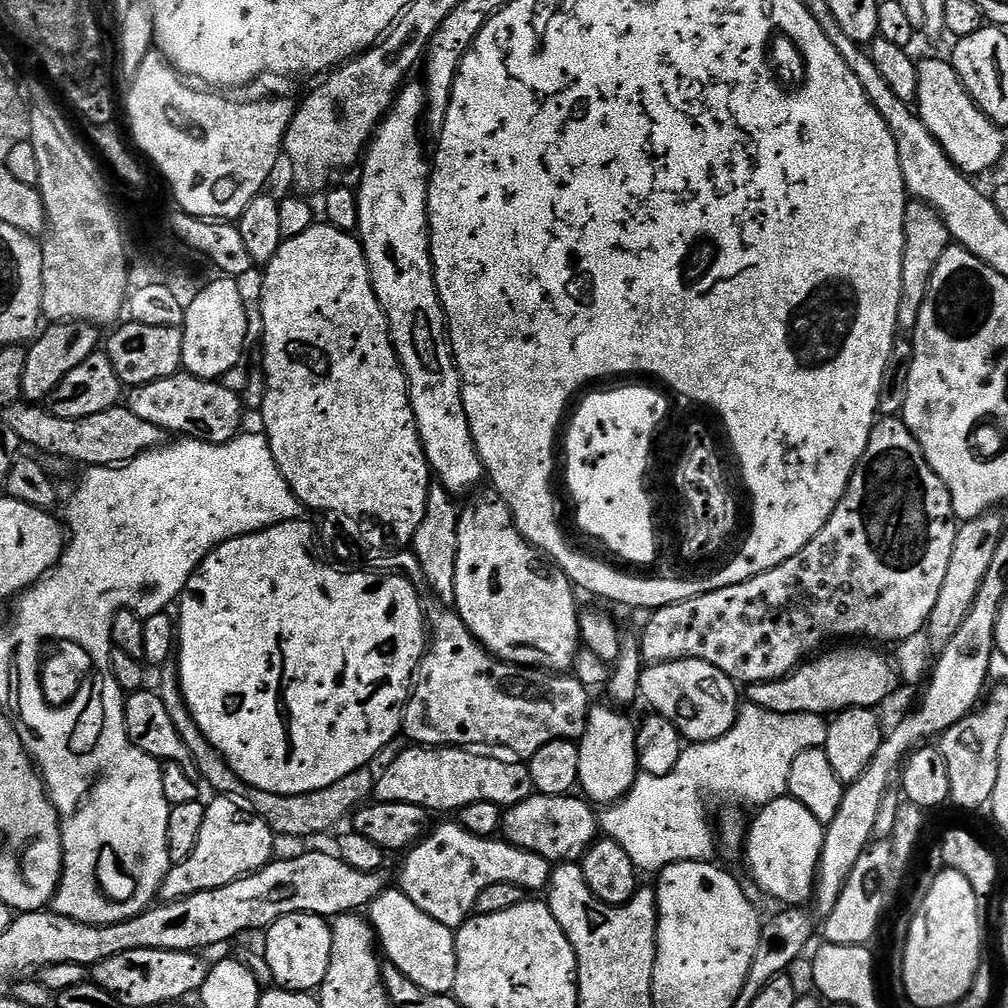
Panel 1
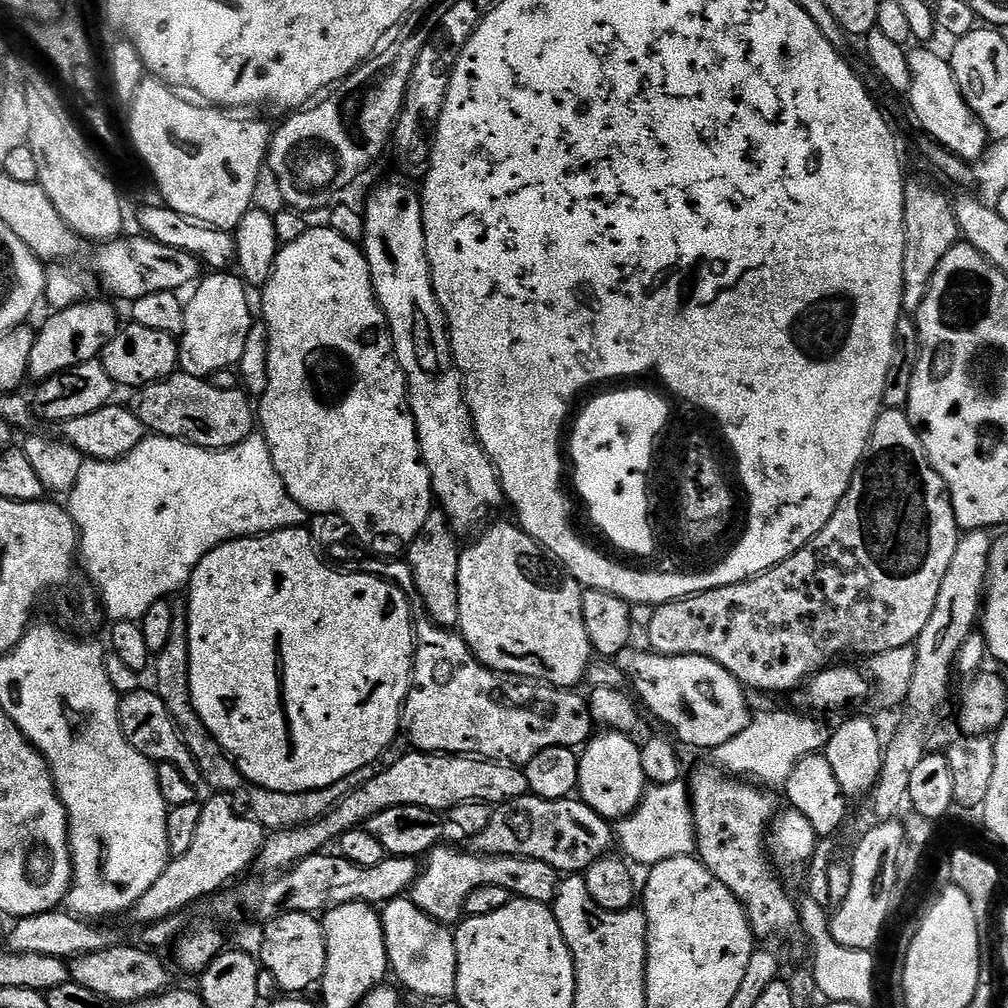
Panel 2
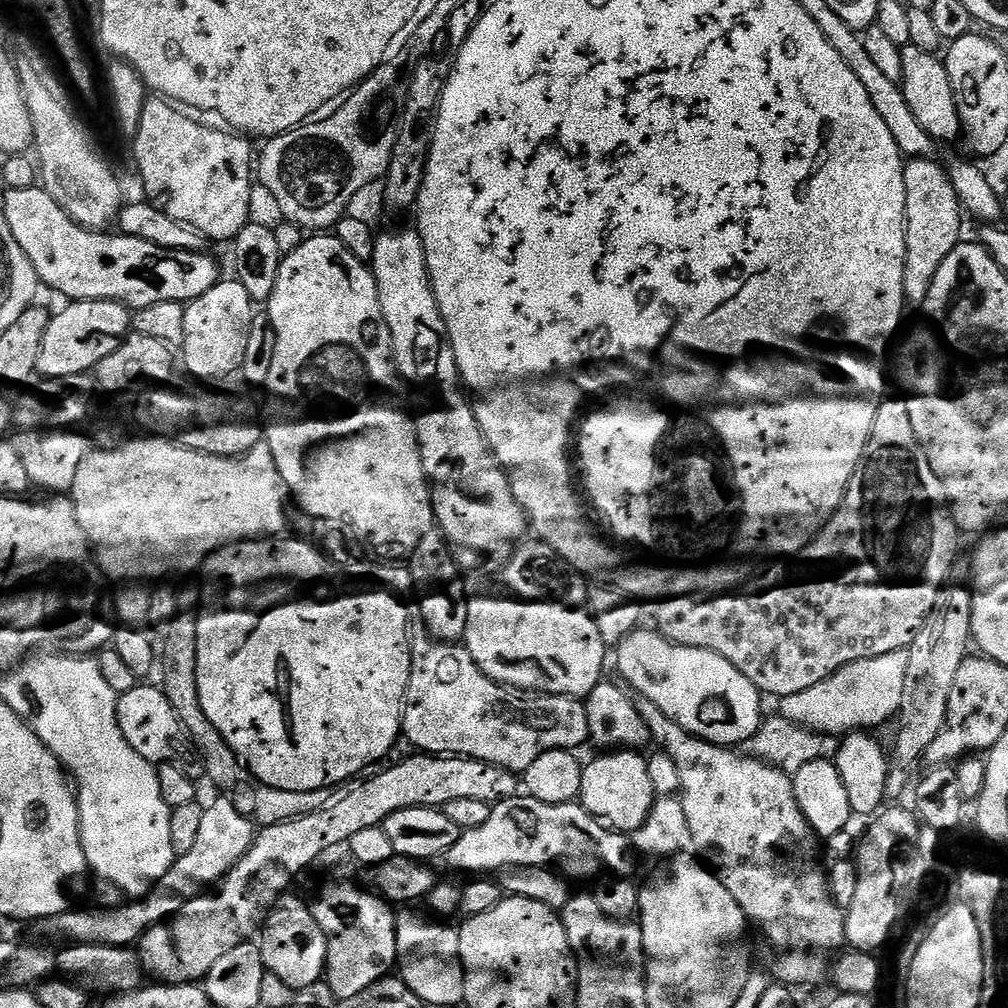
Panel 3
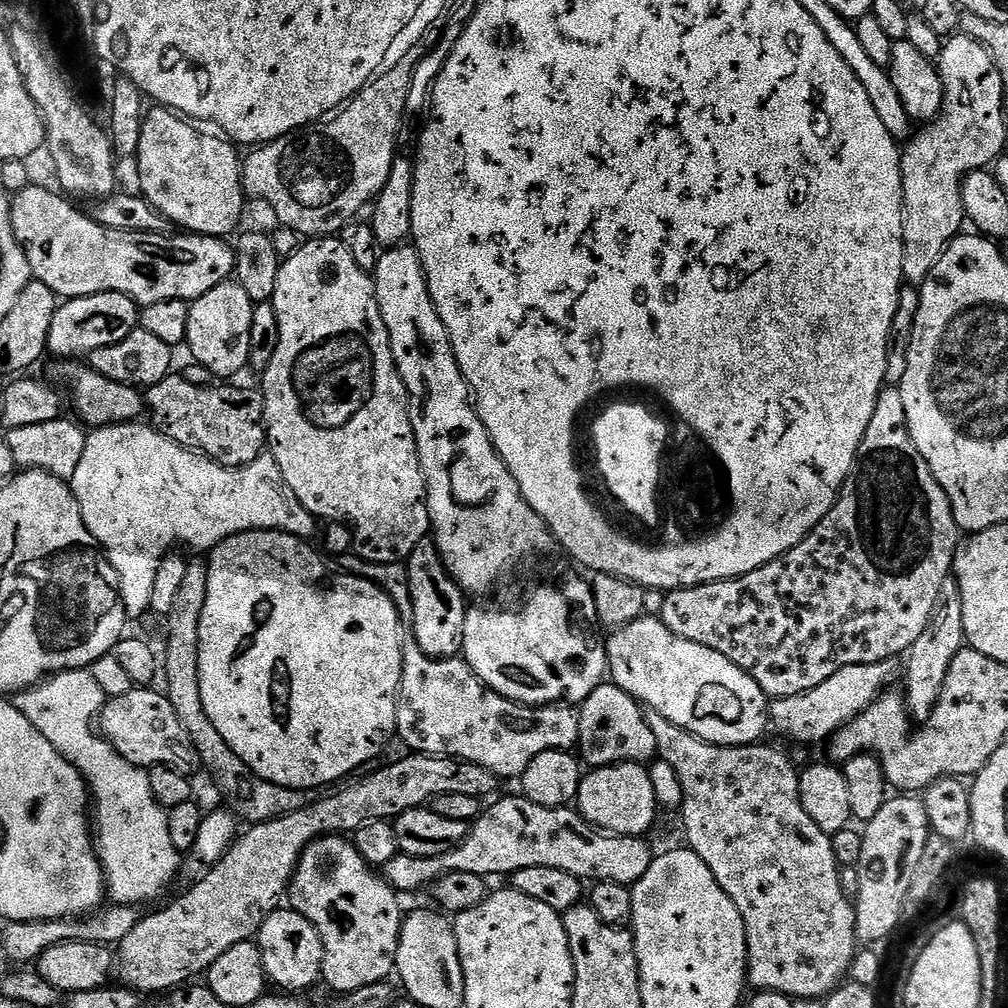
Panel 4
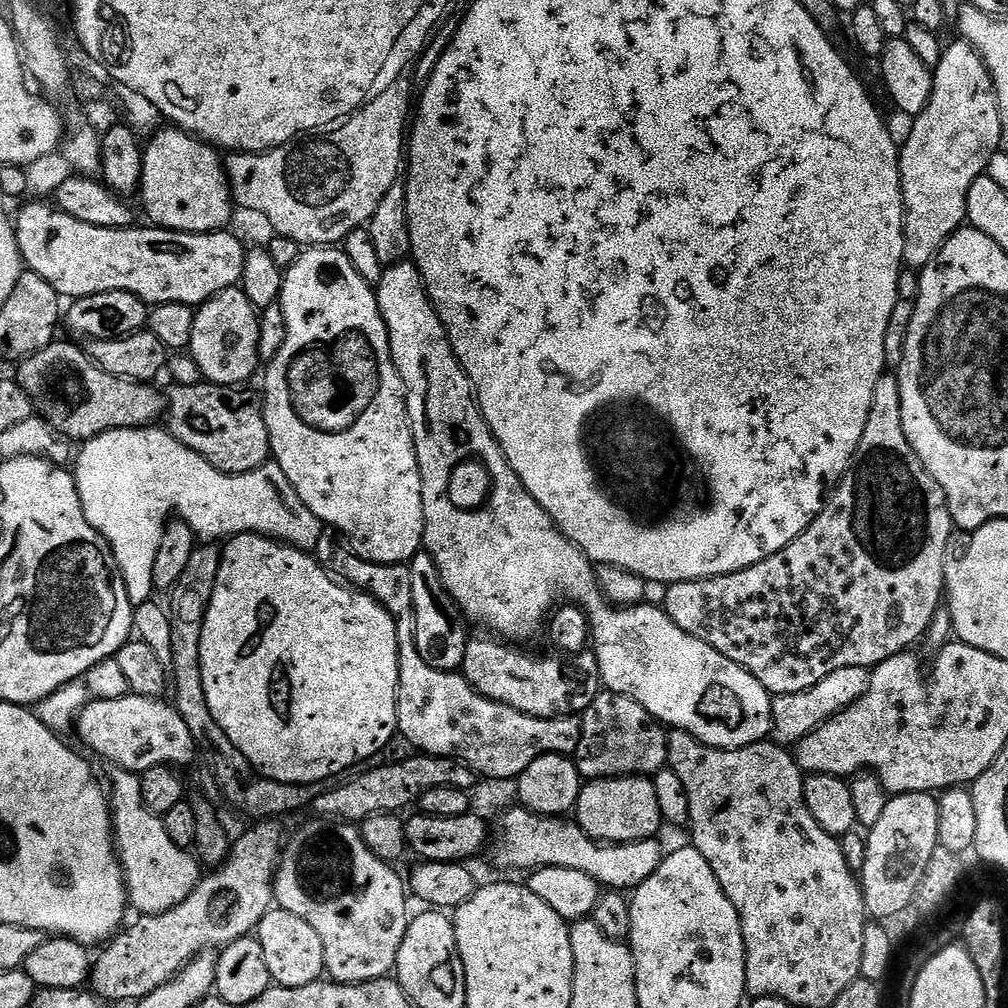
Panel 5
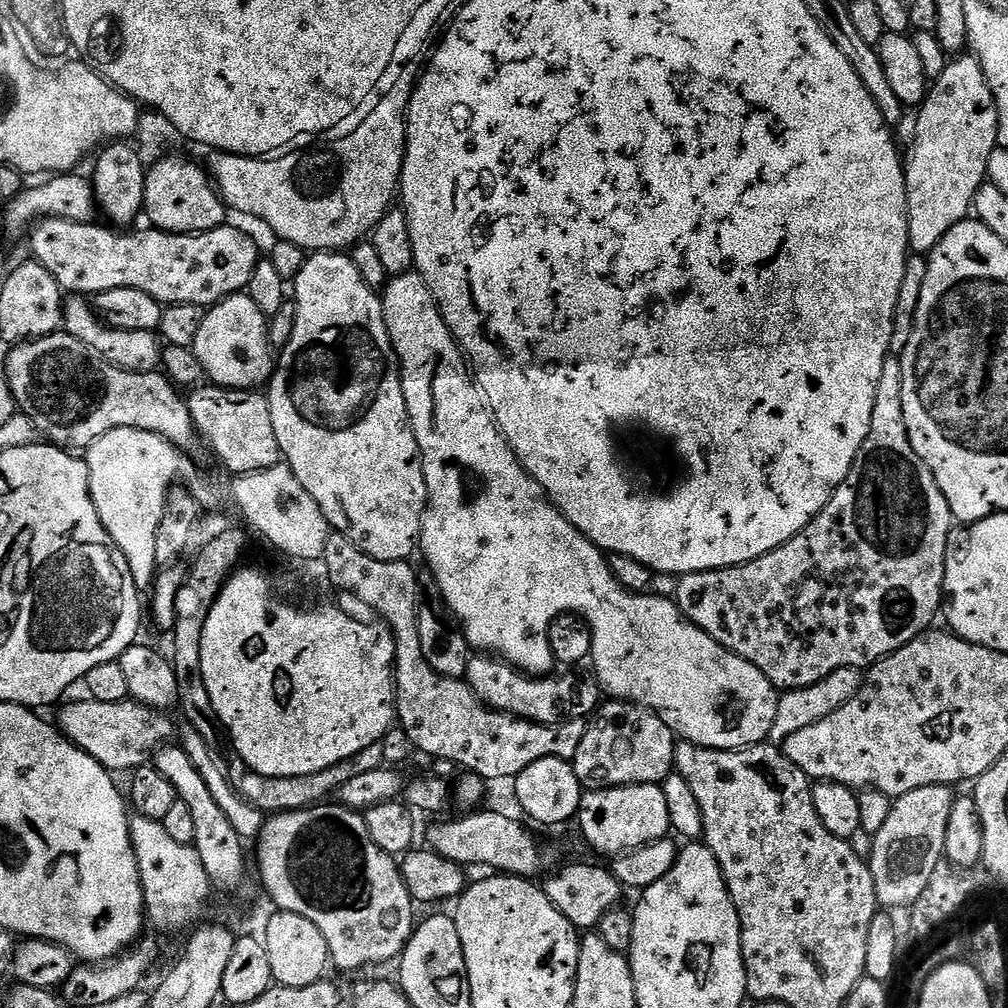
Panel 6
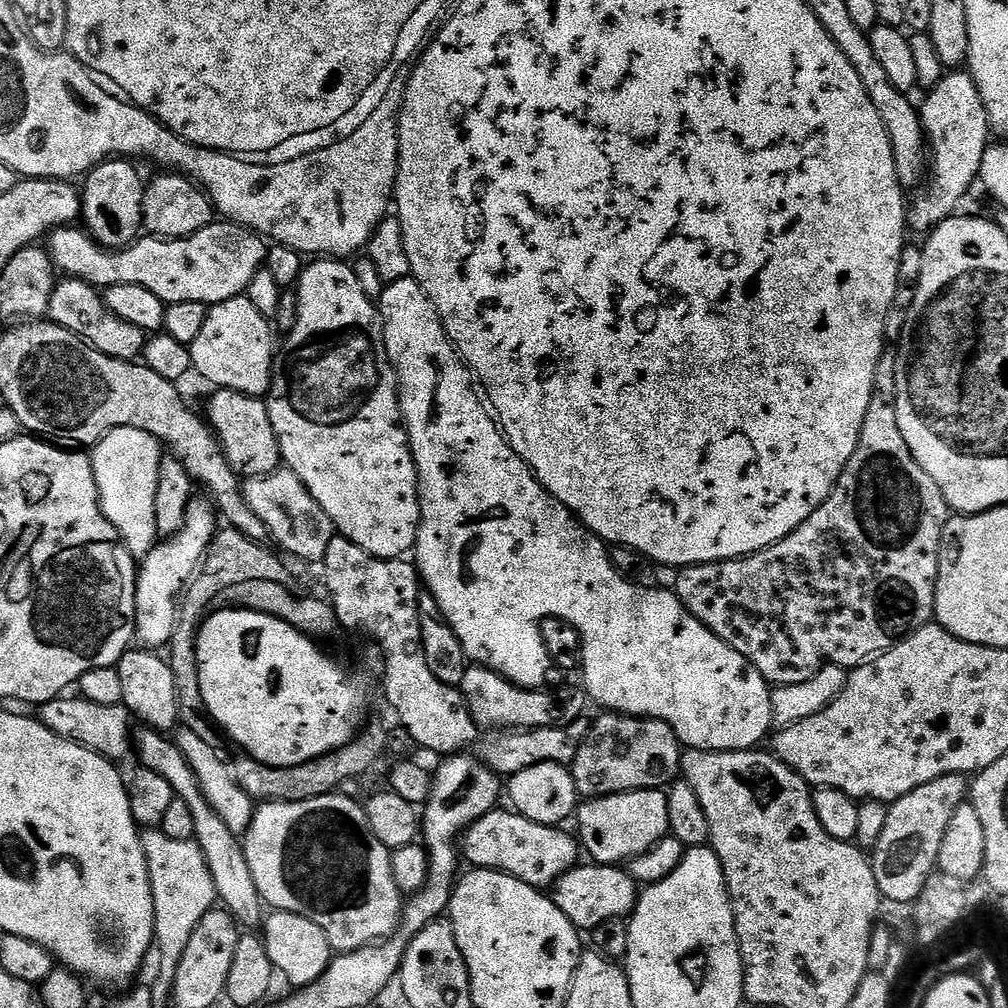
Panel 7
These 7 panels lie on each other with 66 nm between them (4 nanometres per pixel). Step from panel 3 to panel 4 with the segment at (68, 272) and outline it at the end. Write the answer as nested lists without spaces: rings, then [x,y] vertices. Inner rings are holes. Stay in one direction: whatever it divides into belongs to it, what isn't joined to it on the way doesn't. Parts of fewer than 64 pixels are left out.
[[[29,186],[11,197],[12,229],[20,249],[26,254],[26,262],[30,262],[34,279],[50,286],[50,290],[55,292],[57,297],[71,298],[117,292],[126,294],[137,306],[167,300],[191,302],[214,290],[214,286],[225,283],[235,273],[236,254],[227,239],[195,234],[168,236],[169,234],[158,232],[110,230],[93,220],[87,211],[79,212],[67,195],[36,187]]]

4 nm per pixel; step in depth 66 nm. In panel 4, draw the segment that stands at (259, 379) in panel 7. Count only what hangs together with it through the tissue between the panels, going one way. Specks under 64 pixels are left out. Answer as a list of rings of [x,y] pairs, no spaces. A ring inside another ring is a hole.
[[[235,282],[214,286],[202,298],[191,301],[188,310],[188,339],[186,348],[192,351],[191,359],[206,366],[213,377],[236,376],[248,368],[250,358],[250,322],[254,305],[250,294]]]

